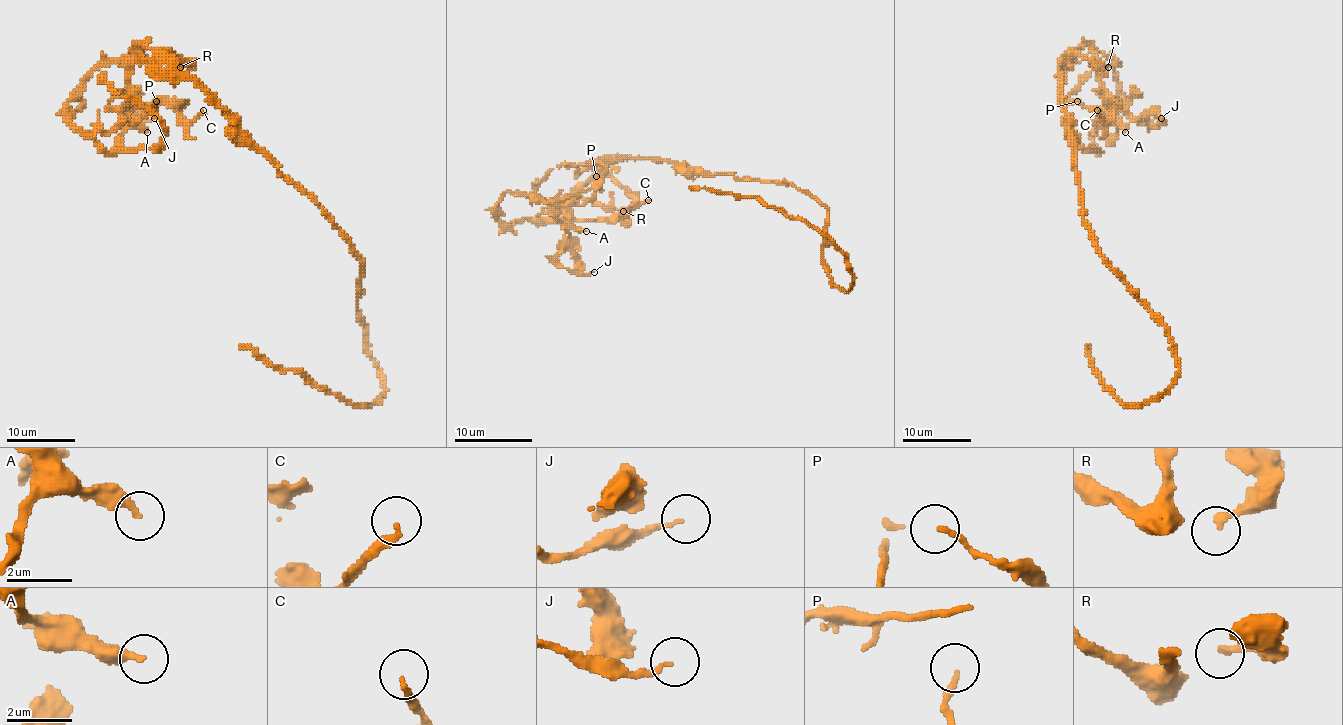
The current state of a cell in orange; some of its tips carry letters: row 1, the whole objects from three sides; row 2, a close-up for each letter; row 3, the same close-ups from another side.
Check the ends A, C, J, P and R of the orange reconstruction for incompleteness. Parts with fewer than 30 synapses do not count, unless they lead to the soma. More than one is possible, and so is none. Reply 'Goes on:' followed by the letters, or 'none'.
Goes on: J

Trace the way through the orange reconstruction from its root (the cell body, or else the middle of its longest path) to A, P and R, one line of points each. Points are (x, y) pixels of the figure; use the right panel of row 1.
A: (1075, 149), (1073, 134), (1066, 127), (1059, 68), (1085, 46), (1096, 63), (1101, 98), (1125, 132)
P: (1075, 149), (1066, 127), (1059, 68), (1087, 46), (1097, 70), (1104, 117), (1101, 120), (1077, 101)
R: (1075, 149), (1073, 134), (1066, 127), (1059, 65), (1070, 55), (1078, 53), (1097, 65), (1108, 67)

